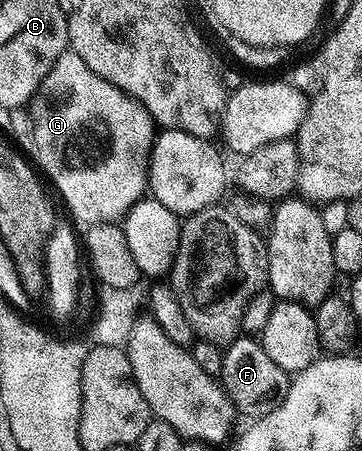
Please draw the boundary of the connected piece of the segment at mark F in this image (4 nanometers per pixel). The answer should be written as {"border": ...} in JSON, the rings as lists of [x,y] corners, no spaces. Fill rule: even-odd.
{"border":[[[240,335],[223,349],[223,366],[218,375],[223,391],[231,400],[240,418],[254,419],[269,415],[285,399],[291,386],[291,377],[284,369],[277,367],[269,355],[265,355],[262,344],[254,336]]]}

